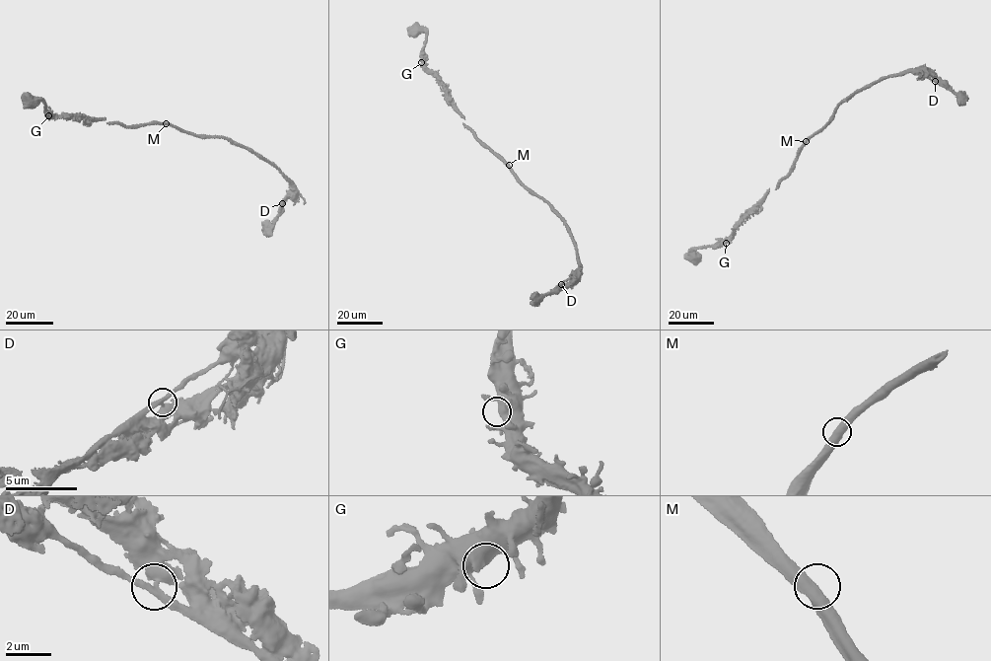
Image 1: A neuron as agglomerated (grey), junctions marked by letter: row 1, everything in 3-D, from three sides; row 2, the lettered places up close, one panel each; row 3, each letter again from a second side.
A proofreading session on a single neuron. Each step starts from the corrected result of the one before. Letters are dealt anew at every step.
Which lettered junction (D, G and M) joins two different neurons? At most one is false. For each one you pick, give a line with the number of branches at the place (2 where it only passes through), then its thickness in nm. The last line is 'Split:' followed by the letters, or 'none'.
D: 3 | 340 nm
Split: D

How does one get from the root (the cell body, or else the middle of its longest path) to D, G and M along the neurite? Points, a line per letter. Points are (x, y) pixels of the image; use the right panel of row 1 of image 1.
D: (693, 256), (693, 249), (731, 238), (769, 189), (789, 176), (808, 139), (858, 90), (915, 70), (935, 81)
G: (693, 256), (693, 249), (726, 243)
M: (693, 256), (693, 249), (731, 238), (737, 226), (761, 204), (769, 189), (776, 188), (789, 176), (806, 141)

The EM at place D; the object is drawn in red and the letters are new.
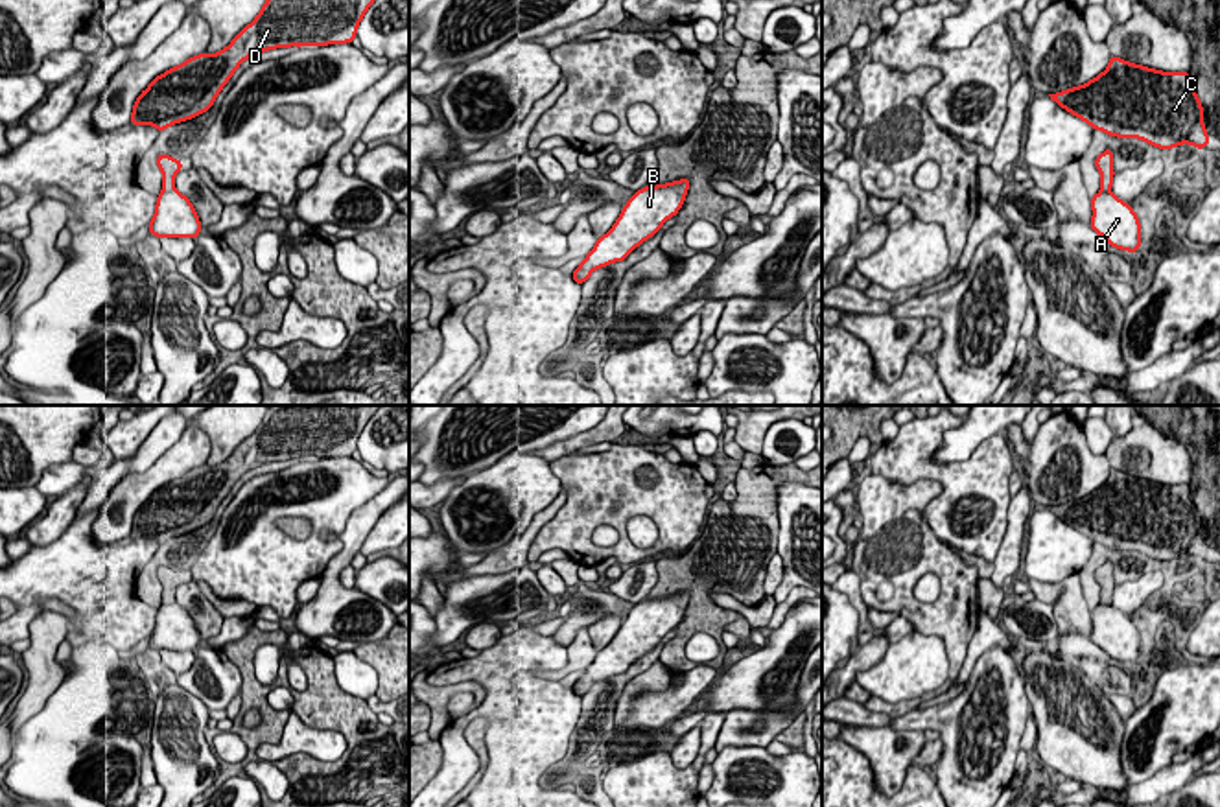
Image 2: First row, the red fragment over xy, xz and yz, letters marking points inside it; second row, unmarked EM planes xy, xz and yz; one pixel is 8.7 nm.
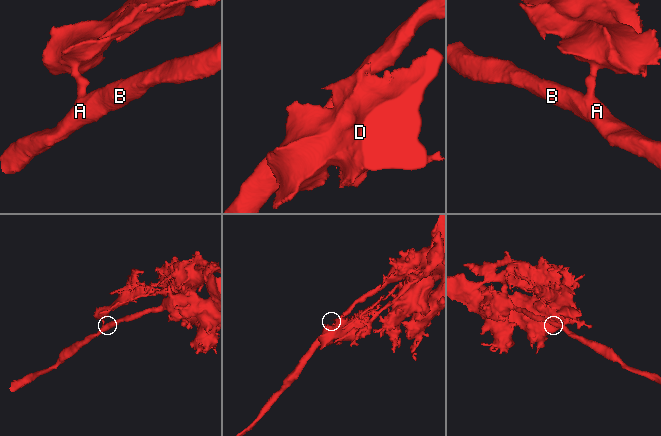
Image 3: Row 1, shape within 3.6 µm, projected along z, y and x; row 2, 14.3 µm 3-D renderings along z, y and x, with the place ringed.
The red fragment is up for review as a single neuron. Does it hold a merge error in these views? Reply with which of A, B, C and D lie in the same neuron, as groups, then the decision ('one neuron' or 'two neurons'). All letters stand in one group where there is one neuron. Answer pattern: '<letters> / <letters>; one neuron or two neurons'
A B / C D; two neurons

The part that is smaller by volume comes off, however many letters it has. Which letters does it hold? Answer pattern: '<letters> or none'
C, D

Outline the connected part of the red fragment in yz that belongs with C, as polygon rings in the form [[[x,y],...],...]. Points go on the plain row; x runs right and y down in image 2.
[[[1111,468],[1108,481],[1091,494],[1049,509],[1109,549],[1139,551],[1159,562],[1209,558],[1189,485],[1161,485]]]

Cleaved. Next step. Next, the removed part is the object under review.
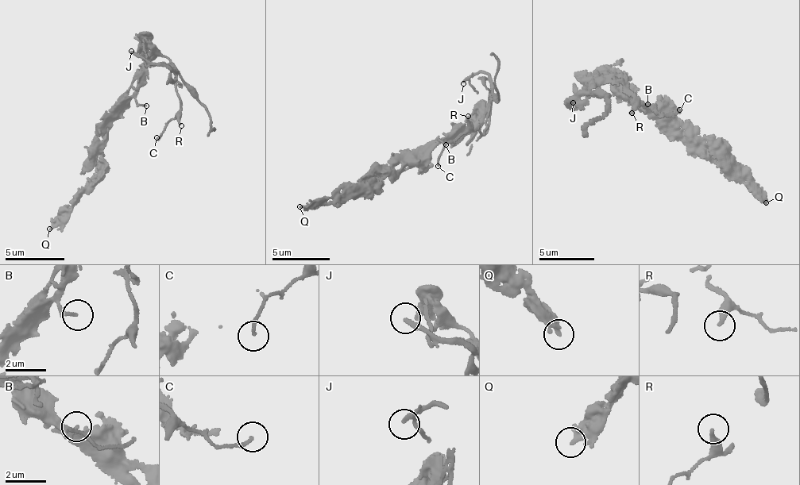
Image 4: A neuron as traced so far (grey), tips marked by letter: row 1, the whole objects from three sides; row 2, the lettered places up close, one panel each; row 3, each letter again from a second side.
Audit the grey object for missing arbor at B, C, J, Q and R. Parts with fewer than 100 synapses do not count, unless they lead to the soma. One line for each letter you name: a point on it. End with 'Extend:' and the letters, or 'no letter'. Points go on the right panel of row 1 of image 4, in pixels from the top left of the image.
J: place (573, 102)
R: place (631, 113)
Extend: J, R

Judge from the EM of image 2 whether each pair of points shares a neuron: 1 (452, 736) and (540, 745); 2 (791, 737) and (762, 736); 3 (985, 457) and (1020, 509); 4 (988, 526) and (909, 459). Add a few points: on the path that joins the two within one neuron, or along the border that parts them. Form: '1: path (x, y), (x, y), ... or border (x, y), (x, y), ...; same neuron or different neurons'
1: path (472, 715), (509, 713), (518, 723); same neuron
2: border (802, 712), (774, 739); different neurons
3: border (1012, 500), (1008, 527), (999, 542); different neurons
4: path (972, 505), (938, 472), (929, 470); same neuron

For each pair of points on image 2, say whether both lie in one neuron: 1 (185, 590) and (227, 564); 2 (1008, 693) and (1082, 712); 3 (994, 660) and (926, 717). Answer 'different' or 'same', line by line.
1: different
2: different
3: same

